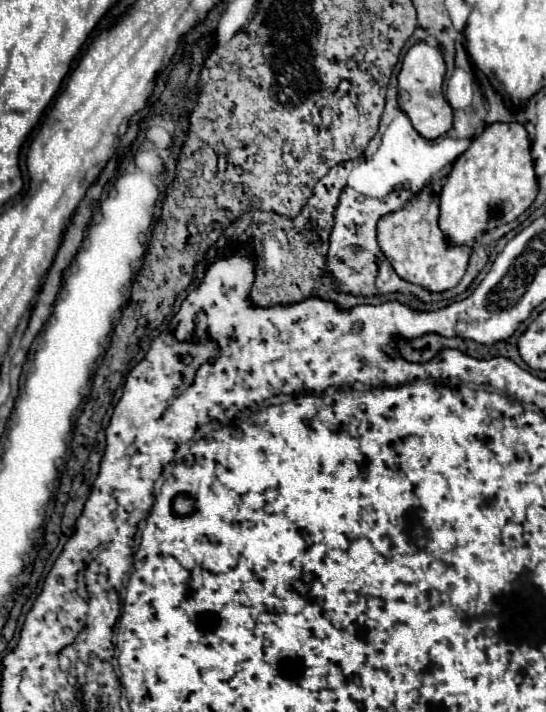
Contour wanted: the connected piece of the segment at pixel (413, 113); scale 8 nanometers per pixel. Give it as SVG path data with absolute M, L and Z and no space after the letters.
M416 43L402 59L402 67L398 73L398 105L424 139L442 137L452 129L452 107L446 103L442 93L444 73L446 65L438 47Z

